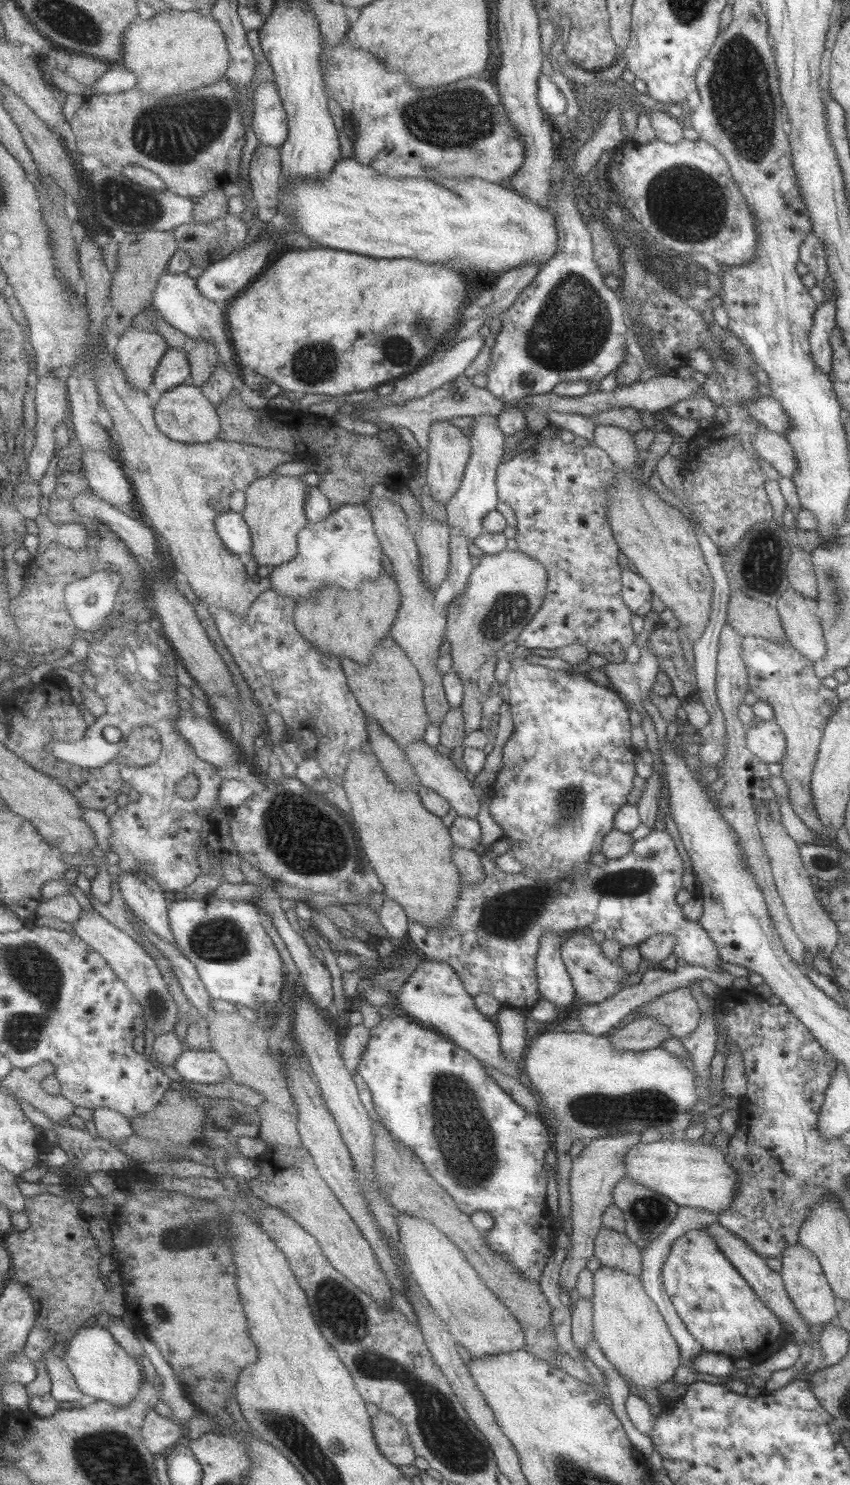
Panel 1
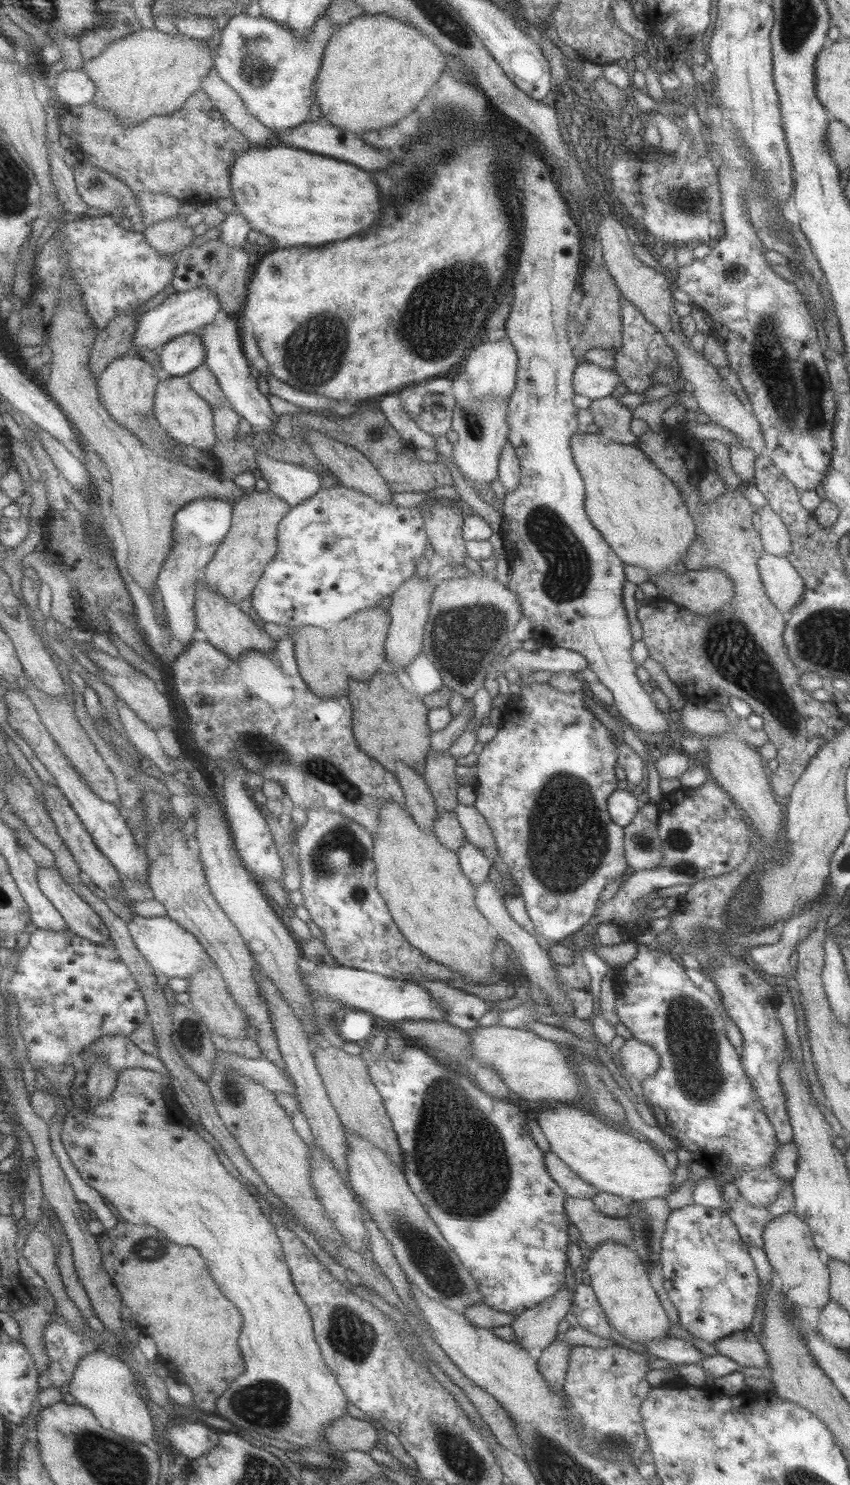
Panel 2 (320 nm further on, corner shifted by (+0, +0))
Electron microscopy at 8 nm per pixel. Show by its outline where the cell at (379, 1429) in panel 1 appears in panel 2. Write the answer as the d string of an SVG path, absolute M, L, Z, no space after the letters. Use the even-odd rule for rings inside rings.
M343 1416L325 1426L325 1437L337 1451L345 1454L349 1450L368 1453L380 1440L369 1421L355 1420L353 1416Z

